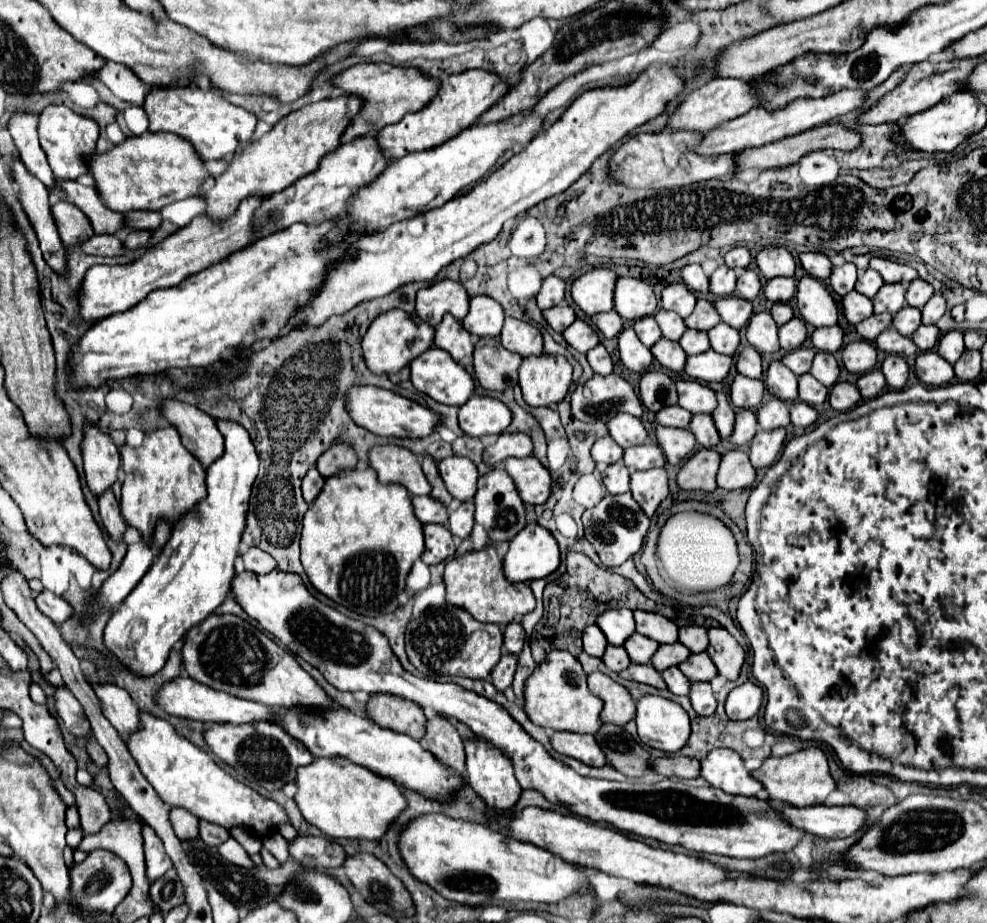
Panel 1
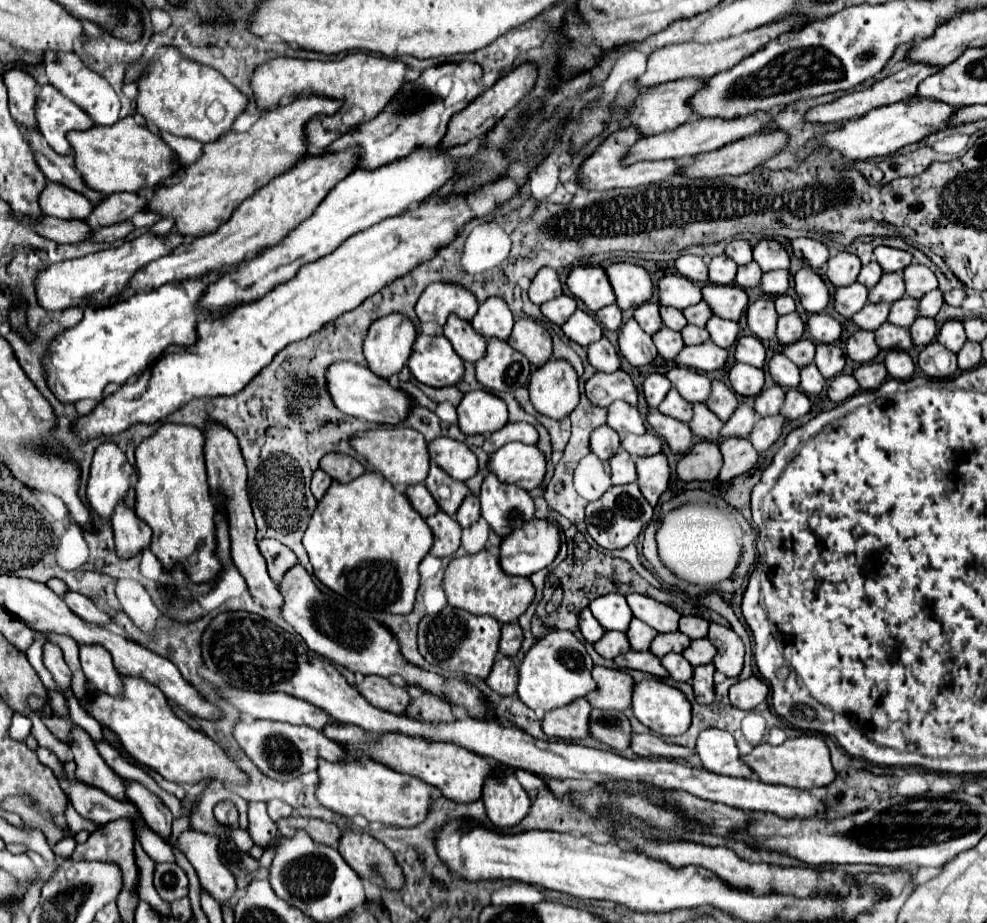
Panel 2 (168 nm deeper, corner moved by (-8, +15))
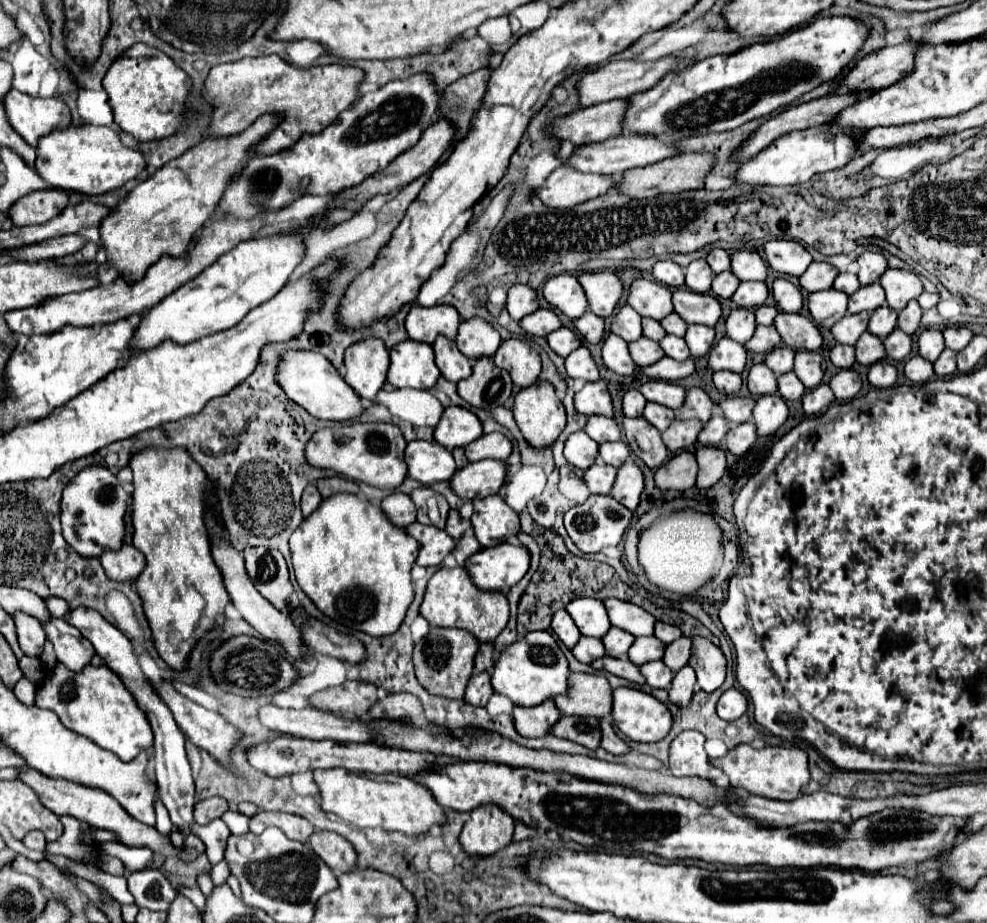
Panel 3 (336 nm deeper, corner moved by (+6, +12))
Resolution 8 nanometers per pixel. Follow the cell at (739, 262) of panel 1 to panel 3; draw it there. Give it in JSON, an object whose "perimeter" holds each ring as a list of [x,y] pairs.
{"perimeter":[[[715,247],[715,249],[707,255],[707,263],[709,263],[709,267],[713,269],[713,273],[717,275],[717,273],[727,271],[727,269],[731,267],[731,257],[729,257],[729,253],[727,253],[725,249]]]}

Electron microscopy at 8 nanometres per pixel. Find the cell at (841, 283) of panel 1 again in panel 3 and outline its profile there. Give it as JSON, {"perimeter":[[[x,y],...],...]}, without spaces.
{"perimeter":[[[811,263],[807,267],[807,271],[799,277],[801,287],[807,293],[815,293],[815,291],[823,291],[823,289],[831,289],[835,277],[839,275],[837,267],[833,267],[831,263]]]}

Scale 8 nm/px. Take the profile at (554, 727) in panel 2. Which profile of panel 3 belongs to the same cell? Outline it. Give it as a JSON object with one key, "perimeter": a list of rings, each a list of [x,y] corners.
{"perimeter":[[[547,699],[545,703],[537,707],[515,707],[513,713],[517,733],[521,737],[543,737],[551,733],[551,727],[561,719],[561,711],[557,709],[553,699]]]}

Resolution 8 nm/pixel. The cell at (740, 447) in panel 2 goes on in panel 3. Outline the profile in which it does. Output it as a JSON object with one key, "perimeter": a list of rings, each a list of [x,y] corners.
{"perimeter":[[[699,447],[695,451],[697,463],[699,463],[699,477],[697,487],[707,489],[715,485],[727,471],[727,455],[723,449],[717,447]]]}

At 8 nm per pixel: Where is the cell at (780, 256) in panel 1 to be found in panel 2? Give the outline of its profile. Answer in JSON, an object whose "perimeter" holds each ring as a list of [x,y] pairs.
{"perimeter":[[[761,240],[761,242],[757,242],[753,246],[753,260],[759,264],[759,268],[763,272],[787,270],[789,268],[789,254],[775,240]]]}

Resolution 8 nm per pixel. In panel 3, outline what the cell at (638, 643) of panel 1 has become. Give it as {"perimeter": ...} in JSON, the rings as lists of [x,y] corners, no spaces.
{"perimeter":[[[611,627],[609,633],[601,639],[605,645],[605,651],[609,657],[625,657],[631,643],[635,641],[633,635],[629,635],[627,631],[621,631],[619,627]]]}

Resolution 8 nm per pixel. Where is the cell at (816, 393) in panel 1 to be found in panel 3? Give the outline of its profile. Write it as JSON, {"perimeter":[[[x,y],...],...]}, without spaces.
{"perimeter":[[[789,371],[789,373],[785,373],[785,375],[779,375],[777,383],[779,383],[779,395],[781,395],[783,399],[787,399],[787,401],[797,401],[797,399],[801,399],[803,393],[805,393],[803,383],[799,381],[799,377],[797,377],[793,371]]]}

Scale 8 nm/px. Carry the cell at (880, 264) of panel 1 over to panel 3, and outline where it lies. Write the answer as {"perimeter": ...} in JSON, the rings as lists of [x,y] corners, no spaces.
{"perimeter":[[[871,251],[861,253],[857,263],[859,263],[857,277],[859,277],[861,285],[869,285],[869,283],[877,281],[885,273],[885,269],[889,267],[887,259],[881,253],[871,253]]]}

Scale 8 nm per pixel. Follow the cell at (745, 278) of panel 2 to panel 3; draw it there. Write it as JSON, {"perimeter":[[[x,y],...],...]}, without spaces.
{"perimeter":[[[725,271],[713,277],[713,293],[719,297],[731,297],[739,287],[739,279],[735,277],[733,271]]]}

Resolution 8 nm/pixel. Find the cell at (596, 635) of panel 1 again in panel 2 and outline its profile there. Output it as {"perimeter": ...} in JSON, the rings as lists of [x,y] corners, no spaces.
{"perimeter":[[[583,608],[583,610],[579,612],[579,630],[581,630],[583,638],[585,638],[587,642],[591,642],[591,644],[595,644],[595,640],[599,640],[599,636],[605,634],[603,626],[597,624],[597,620],[593,618],[593,614],[591,614],[589,608]]]}

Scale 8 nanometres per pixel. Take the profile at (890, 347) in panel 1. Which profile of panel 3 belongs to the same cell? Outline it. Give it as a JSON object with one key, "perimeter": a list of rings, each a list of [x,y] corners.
{"perimeter":[[[865,331],[859,337],[855,349],[857,349],[857,361],[861,365],[873,365],[877,361],[883,361],[885,355],[887,355],[883,339],[877,337],[877,335],[873,335],[873,333],[869,333],[869,331]]]}

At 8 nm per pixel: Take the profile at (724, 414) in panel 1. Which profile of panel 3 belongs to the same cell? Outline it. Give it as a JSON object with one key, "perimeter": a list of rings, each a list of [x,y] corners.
{"perimeter":[[[691,387],[687,391],[687,399],[685,399],[683,407],[677,411],[677,417],[679,419],[699,419],[699,421],[707,423],[711,419],[713,405],[715,403],[701,387]]]}

